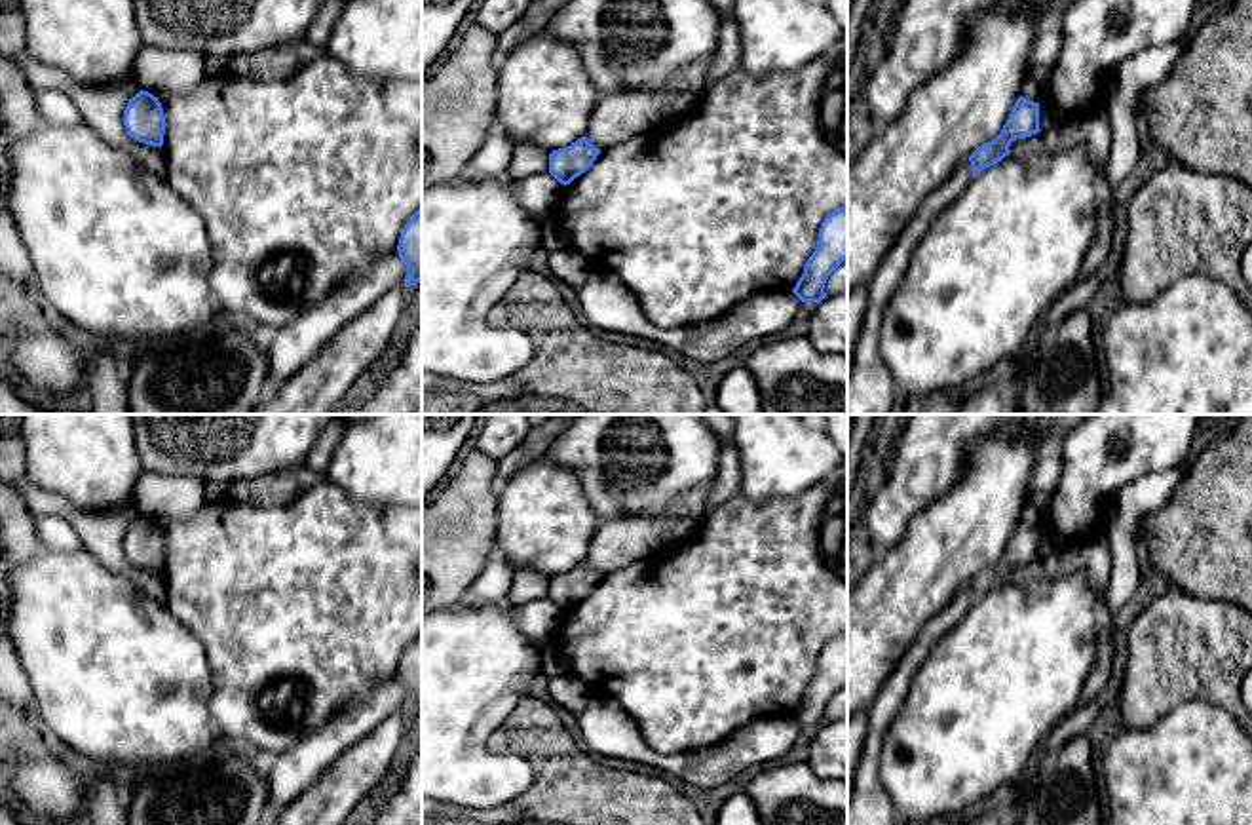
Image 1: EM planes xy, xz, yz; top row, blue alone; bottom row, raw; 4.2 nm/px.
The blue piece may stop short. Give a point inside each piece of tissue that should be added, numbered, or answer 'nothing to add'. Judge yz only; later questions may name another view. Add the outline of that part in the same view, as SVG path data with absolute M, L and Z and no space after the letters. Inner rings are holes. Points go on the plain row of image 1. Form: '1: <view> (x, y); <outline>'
nothing to add

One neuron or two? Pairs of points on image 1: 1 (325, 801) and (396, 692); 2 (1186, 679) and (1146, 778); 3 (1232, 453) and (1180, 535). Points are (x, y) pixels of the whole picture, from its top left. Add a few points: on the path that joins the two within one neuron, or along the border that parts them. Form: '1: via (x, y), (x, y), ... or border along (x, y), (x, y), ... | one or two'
1: border along (401, 711), (390, 713), (339, 757) | two
2: border along (1220, 706), (1184, 700), (1135, 727) | two
3: via (1232, 474), (1232, 483), (1201, 514) | one

